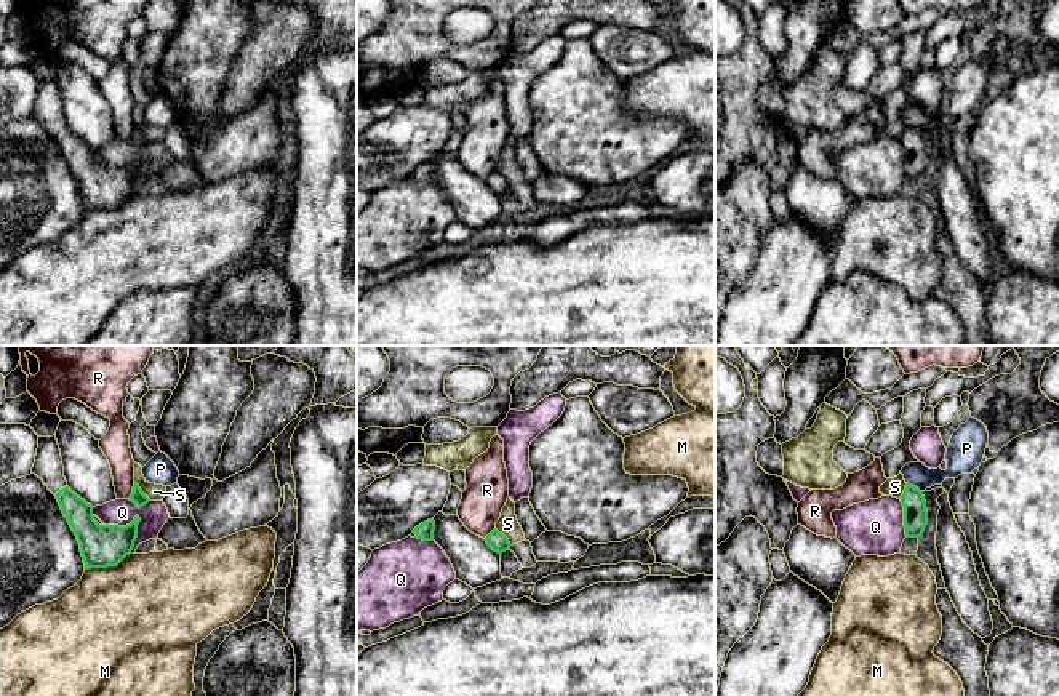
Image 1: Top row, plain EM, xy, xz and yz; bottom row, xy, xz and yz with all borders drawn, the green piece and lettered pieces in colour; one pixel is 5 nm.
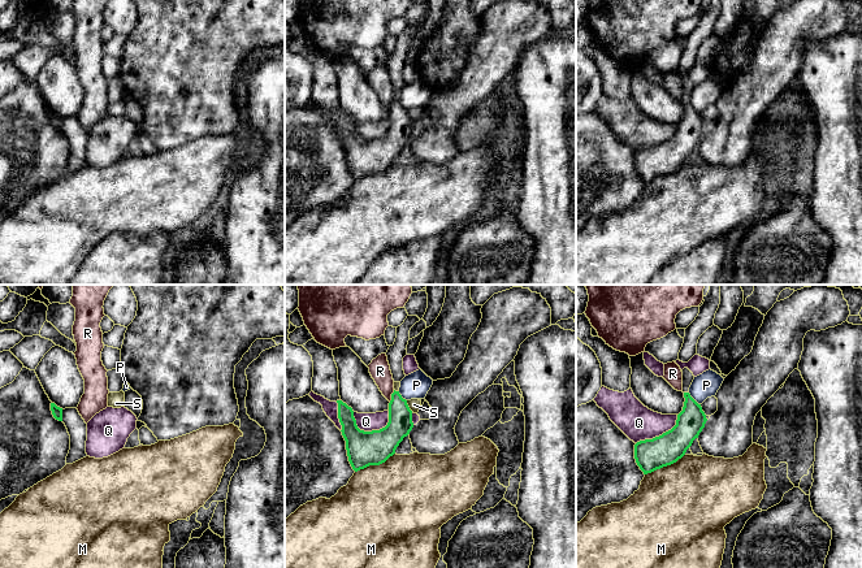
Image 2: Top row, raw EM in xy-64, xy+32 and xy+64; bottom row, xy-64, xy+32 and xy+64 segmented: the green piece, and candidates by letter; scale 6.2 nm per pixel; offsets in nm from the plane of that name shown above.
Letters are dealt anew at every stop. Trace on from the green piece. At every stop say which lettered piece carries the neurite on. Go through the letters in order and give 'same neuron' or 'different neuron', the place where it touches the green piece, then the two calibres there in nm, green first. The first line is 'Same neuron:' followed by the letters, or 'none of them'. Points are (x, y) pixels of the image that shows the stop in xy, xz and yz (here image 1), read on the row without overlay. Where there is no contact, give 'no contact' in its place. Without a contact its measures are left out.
Same neuron: none of them
M: different neuron; meets green in xy at (107, 207); 220 nm thick on the green side, 480 nm on the other
P: different neuron; meets green in yz at (915, 128); 130 nm thick on the green side, 120 nm on the other
Q: different neuron; meets green in xy at (139, 160); 220 nm thick on the green side, 140 nm on the other
R: different neuron; meets green in xy at (133, 132); 70 nm thick on the green side, 140 nm on the other
S: different neuron; meets green in xy at (141, 132); 70 nm thick on the green side, 80 nm on the other

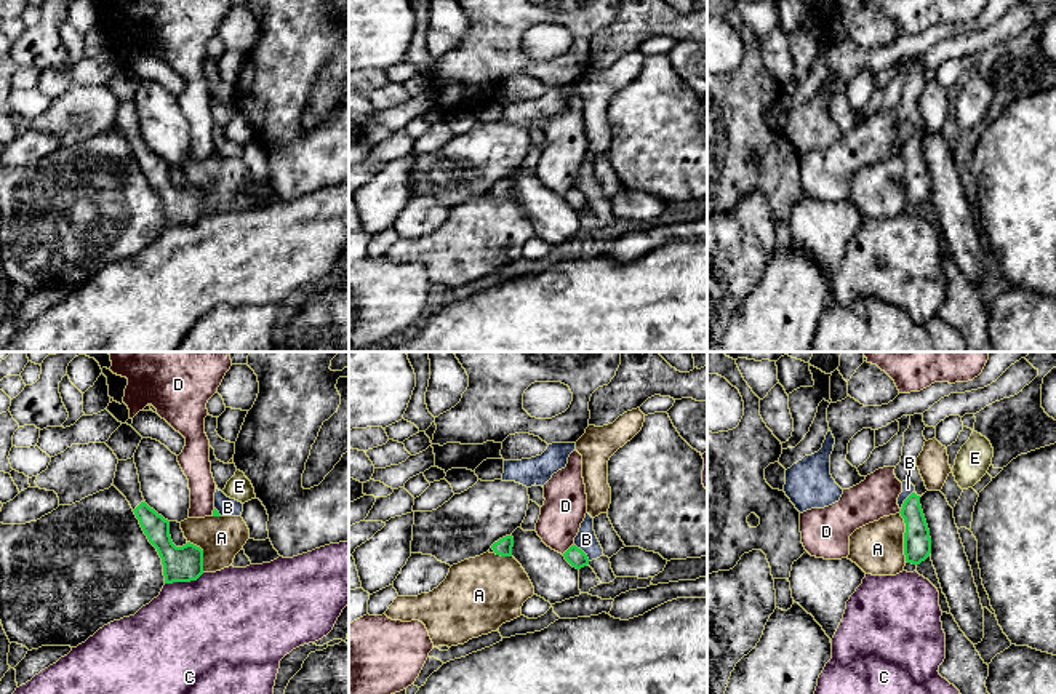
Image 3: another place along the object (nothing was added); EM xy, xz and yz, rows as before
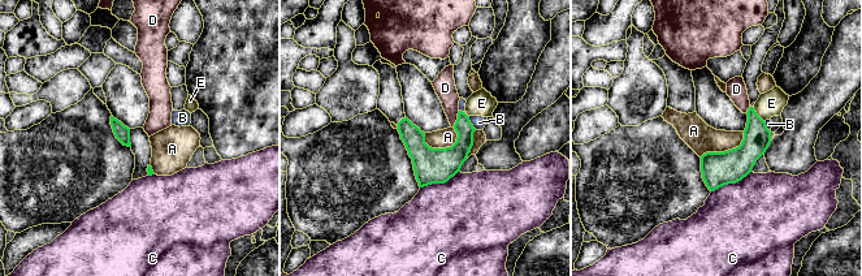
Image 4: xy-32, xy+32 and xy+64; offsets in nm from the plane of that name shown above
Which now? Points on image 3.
Same neuron: none of them
A: different neuron; meets green in yz at (904, 178); 140 nm thick on the green side, 260 nm on the other
B: different neuron; meets green in xz at (583, 194); 90 nm thick on the green side, 110 nm on the other
C: different neuron; meets green in xy at (184, 223); 180 nm thick on the green side, 480 nm on the other
D: different neuron; meets green in xz at (568, 191); 90 nm thick on the green side, 220 nm on the other
E: different neuron; no contact

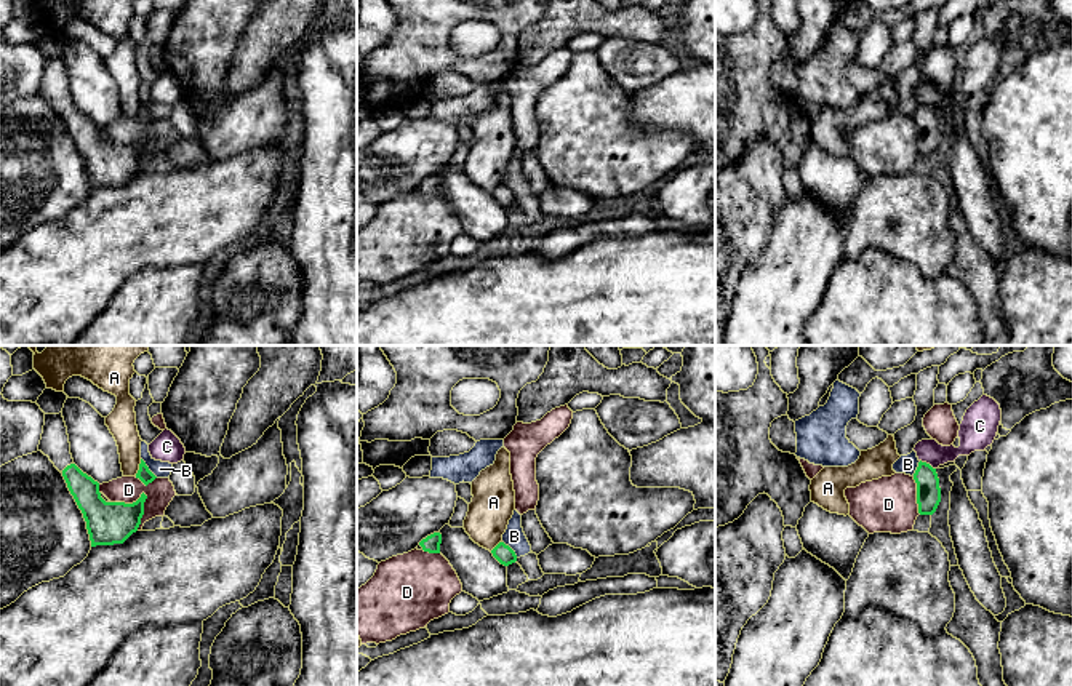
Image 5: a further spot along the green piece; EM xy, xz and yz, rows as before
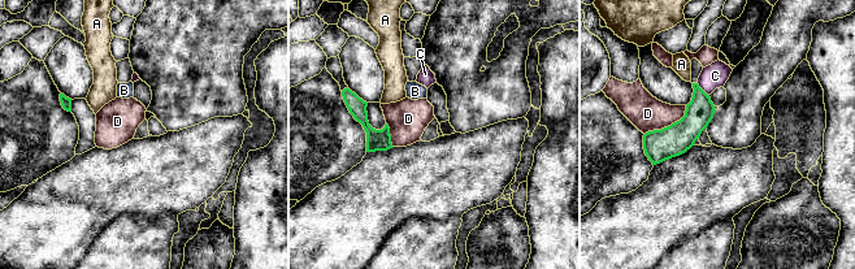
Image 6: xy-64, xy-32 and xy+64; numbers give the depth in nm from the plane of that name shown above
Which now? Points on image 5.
Same neuron: none of them
A: different neuron; meets green in xy at (140, 109); 70 nm thick on the green side, 140 nm on the other
B: different neuron; meets green in xy at (148, 109); 70 nm thick on the green side, 80 nm on the other
C: different neuron; meets green in yz at (928, 106); 130 nm thick on the green side, 120 nm on the other
D: different neuron; meets green in xy at (146, 138); 220 nm thick on the green side, 140 nm on the other

